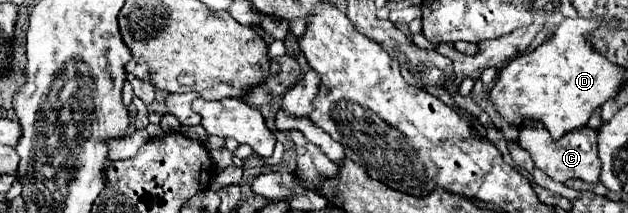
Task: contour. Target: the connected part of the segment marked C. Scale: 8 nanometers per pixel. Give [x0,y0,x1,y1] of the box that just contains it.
[517,119,601,183]

